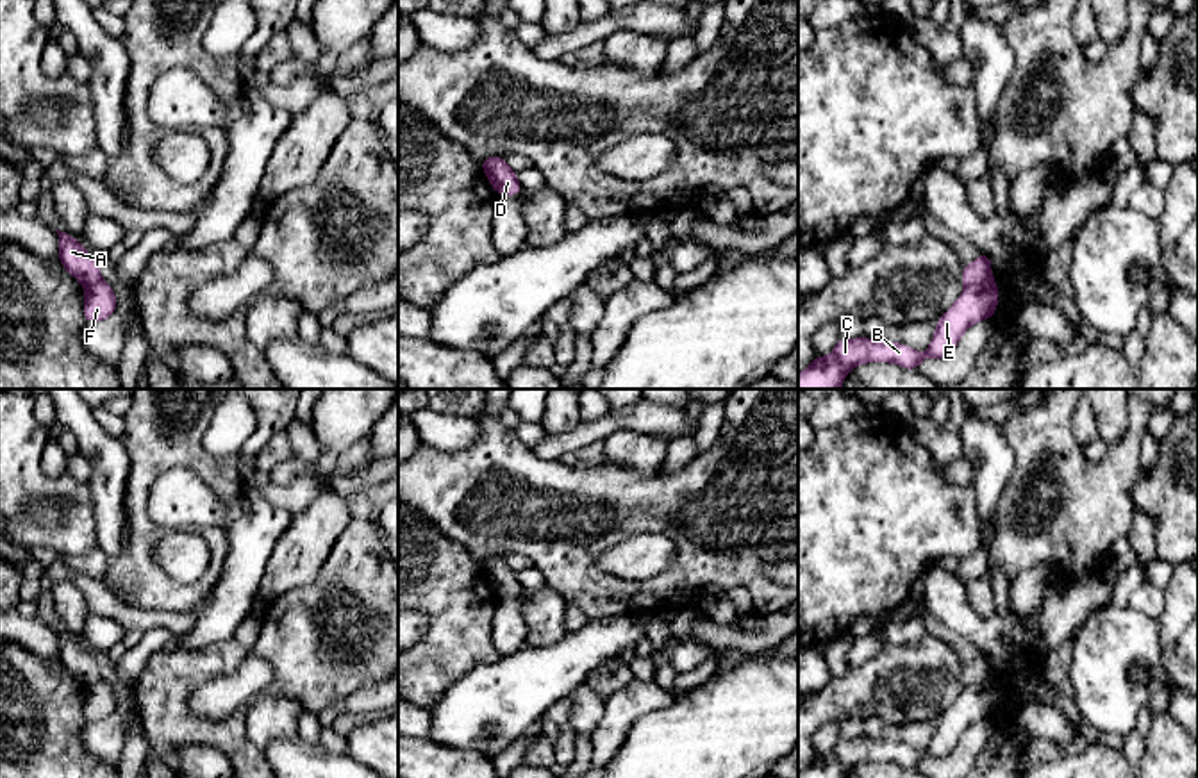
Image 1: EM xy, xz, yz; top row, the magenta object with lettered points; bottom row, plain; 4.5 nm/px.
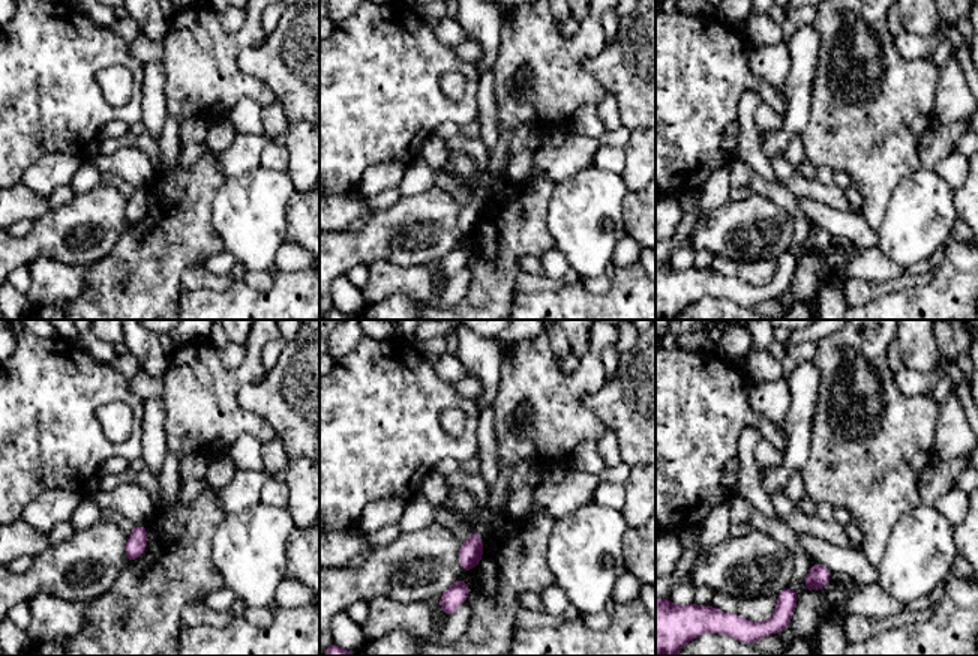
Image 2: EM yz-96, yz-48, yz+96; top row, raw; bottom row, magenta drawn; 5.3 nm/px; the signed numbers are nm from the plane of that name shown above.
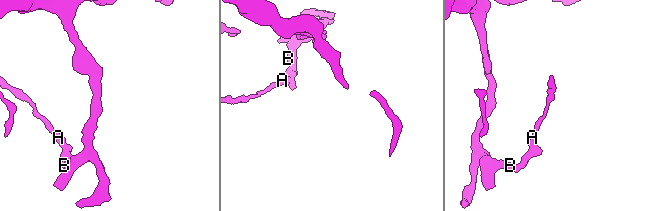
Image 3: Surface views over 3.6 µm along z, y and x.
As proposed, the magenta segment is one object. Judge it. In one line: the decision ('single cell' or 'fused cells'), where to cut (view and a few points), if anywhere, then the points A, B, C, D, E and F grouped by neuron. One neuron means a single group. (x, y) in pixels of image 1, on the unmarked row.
fused cells; cut in yz along (991, 675), (966, 687); A / B C D E F

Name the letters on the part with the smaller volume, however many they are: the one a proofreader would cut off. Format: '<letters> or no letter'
A

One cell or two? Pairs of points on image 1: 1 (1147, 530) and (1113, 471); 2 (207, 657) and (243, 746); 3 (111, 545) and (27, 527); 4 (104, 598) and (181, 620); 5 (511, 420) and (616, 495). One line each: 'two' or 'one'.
1: two
2: one
3: two
4: one
5: two

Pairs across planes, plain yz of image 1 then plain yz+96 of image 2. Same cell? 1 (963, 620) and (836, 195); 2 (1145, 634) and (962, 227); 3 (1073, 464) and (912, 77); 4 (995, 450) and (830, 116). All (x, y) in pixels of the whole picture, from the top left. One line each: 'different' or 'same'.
1: same
2: different
3: same
4: different

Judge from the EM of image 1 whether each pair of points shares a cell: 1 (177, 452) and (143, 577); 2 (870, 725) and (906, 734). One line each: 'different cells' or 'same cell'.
1: same cell
2: same cell

